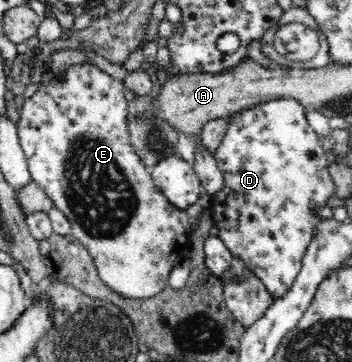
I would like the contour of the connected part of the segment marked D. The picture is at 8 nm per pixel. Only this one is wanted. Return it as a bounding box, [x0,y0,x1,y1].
[209,99,336,300]

